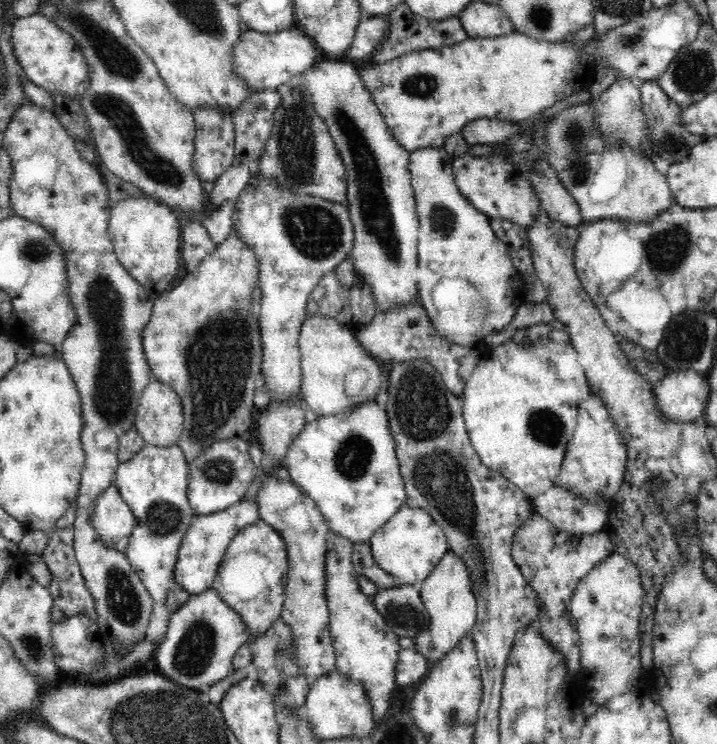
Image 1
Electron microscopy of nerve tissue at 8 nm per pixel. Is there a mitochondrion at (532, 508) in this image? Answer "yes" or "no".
no

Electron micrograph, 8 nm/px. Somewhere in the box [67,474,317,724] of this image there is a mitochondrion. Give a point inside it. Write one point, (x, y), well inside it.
(195, 651)

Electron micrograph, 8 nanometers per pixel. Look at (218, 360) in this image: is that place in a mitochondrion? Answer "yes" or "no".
yes

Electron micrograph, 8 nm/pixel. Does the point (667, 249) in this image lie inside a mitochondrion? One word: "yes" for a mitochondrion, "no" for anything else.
yes

